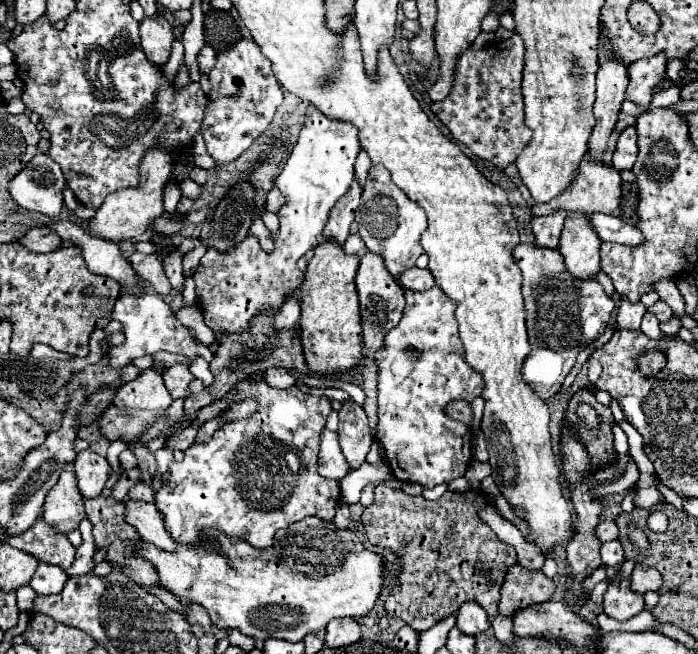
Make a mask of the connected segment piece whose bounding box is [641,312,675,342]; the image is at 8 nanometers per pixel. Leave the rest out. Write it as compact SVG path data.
M647 312L645 316L643 316L643 322L641 322L641 330L649 336L649 338L653 338L653 340L671 340L671 338L675 338L675 336L665 336L665 334L661 334L661 330L659 330L659 320L654 314L651 312Z

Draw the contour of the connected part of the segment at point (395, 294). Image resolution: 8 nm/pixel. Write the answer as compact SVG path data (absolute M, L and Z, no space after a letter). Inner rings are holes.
M365 250L361 254L361 262L359 262L357 276L355 276L355 286L357 286L359 304L361 304L361 318L363 318L361 320L361 324L363 324L363 344L365 344L363 354L367 356L369 352L375 352L379 346L383 346L385 334L401 320L405 300L403 300L401 286L395 282L395 278L385 268L385 258L381 258L379 254L369 252L369 250Z

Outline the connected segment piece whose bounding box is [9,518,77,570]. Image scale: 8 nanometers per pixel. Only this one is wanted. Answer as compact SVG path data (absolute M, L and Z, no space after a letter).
M41 518L35 522L33 530L27 530L25 534L19 534L9 542L15 548L21 548L35 556L41 562L61 566L63 570L69 570L75 562L75 548L65 538L65 534L57 534L51 526L45 526Z

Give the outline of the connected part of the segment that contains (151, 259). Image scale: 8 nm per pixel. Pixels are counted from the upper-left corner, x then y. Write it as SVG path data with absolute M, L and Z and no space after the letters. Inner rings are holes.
M133 252L127 262L133 266L133 270L149 284L153 284L155 292L165 296L171 292L171 284L167 280L167 274L163 270L163 264L159 262L157 254L143 254L143 252Z

